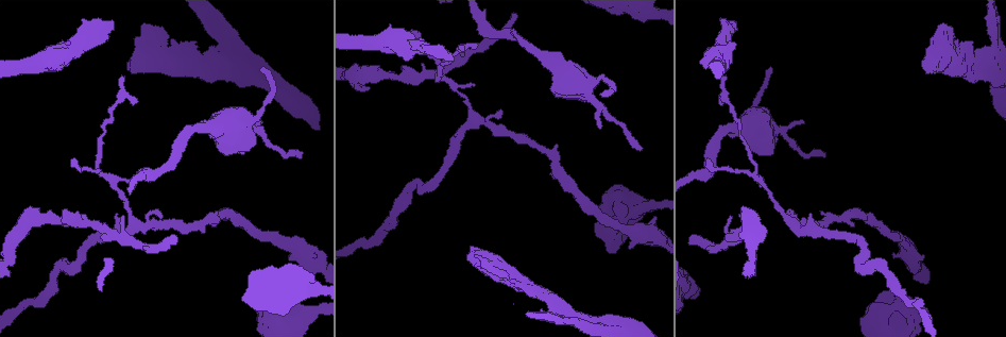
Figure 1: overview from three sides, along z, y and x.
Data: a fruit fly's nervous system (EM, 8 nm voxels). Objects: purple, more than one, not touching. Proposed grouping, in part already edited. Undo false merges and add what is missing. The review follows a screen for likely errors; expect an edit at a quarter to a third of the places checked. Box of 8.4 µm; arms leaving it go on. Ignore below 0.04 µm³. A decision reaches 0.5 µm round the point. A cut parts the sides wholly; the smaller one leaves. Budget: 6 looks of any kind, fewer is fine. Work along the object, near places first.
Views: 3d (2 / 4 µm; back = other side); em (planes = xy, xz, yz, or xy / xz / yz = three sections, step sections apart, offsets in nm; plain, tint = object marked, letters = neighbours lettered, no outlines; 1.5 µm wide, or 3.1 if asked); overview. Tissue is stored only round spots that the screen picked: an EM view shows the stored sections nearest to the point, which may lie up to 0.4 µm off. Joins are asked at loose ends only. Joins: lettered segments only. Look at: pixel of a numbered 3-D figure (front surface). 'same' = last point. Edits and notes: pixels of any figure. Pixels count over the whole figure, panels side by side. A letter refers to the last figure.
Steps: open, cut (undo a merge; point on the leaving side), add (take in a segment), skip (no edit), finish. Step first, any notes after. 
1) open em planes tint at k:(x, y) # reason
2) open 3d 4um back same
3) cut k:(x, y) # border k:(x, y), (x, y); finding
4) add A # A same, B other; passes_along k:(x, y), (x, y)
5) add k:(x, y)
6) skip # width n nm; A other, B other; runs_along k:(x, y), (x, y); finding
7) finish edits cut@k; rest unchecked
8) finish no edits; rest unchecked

open em planes letters at 1:(859, 268) # sharp bend

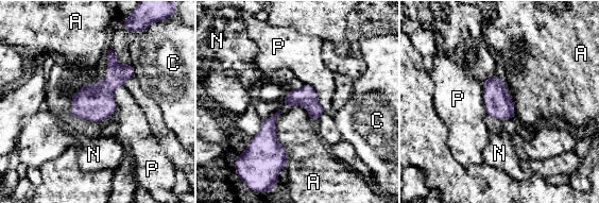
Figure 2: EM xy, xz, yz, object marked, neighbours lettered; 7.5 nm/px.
skip # width 160 nm; longest_contact A 340 nm; A other, C other, N other, P other; one cell here

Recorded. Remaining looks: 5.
open em planes letters at 1:(930, 38) # thick end

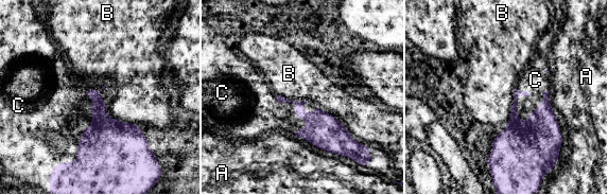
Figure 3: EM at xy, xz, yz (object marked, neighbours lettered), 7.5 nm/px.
add C # A other, B other, C same; it goes on there

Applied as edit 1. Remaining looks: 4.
open em planes letters at 1:(80, 42) # thick turns thin

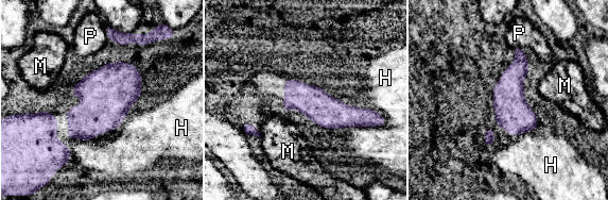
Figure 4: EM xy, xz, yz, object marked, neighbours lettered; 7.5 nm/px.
skip # width 240 nm; H other, M other, P other; border 4:(259, 132), (260, 136); all the same cell

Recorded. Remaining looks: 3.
finish edits add@3; rest unchecked

